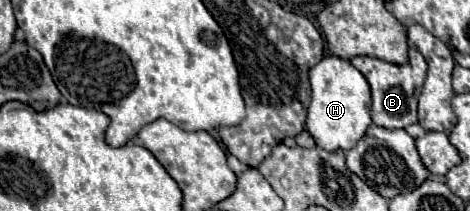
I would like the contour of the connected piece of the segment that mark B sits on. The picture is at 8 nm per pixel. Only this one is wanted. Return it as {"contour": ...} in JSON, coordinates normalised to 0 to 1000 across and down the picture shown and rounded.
{"contour":[[[874,218],[870,227],[870,294],[862,303],[828,303],[806,294],[781,265],[760,265],[747,303],[781,370],[789,408],[789,559],[794,588],[815,607],[866,607],[870,588],[887,578],[887,427],[900,408],[909,351],[909,294],[900,256]]]}

